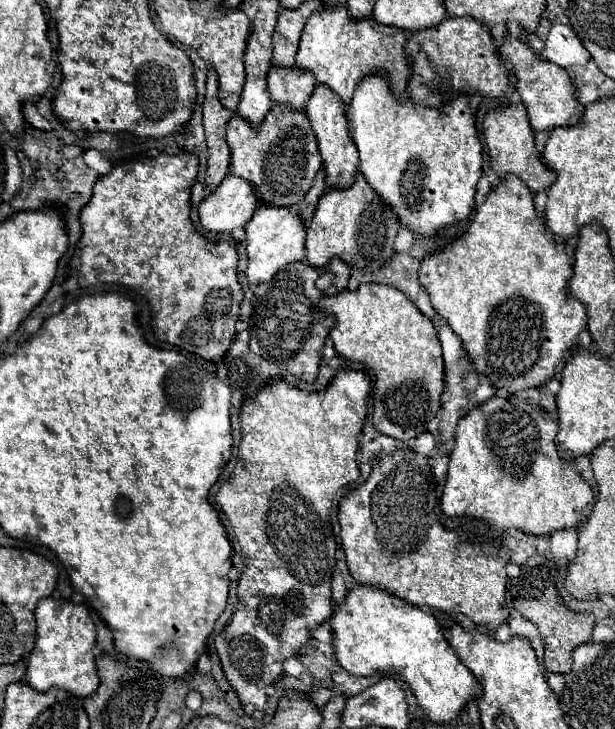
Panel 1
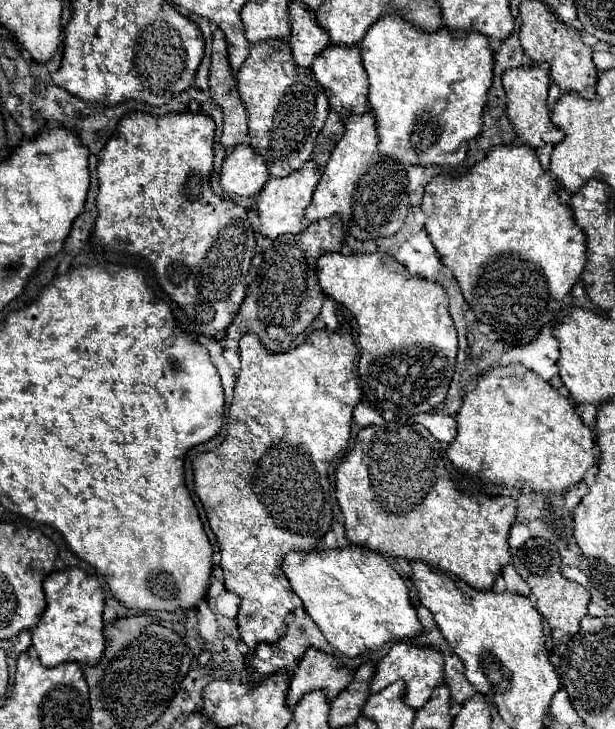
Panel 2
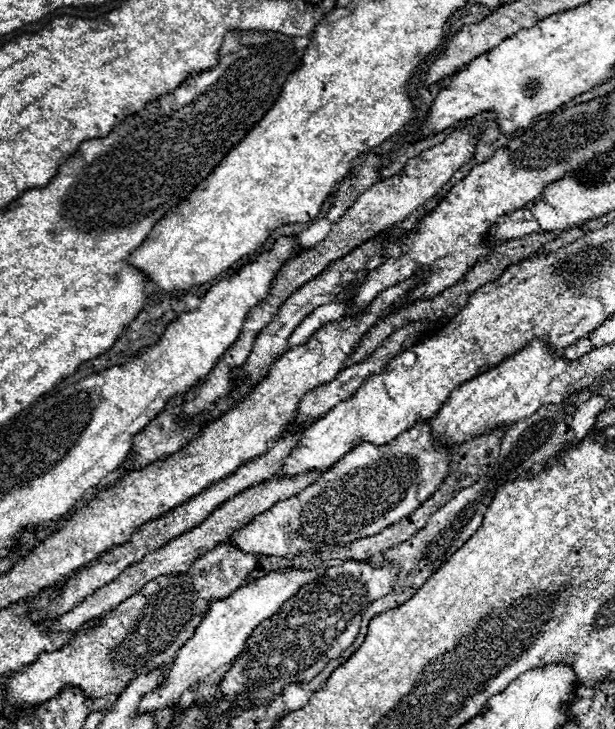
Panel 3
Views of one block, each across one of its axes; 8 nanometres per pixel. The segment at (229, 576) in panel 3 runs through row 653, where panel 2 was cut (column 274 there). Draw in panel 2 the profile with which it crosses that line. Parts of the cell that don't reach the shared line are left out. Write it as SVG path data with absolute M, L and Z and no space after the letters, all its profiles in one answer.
M288 42L280 54L268 54L264 46L250 50L250 56L236 74L238 94L248 112L248 146L256 150L274 178L286 178L312 158L318 132L328 118L328 98L312 78L312 70L300 70L292 62Z

